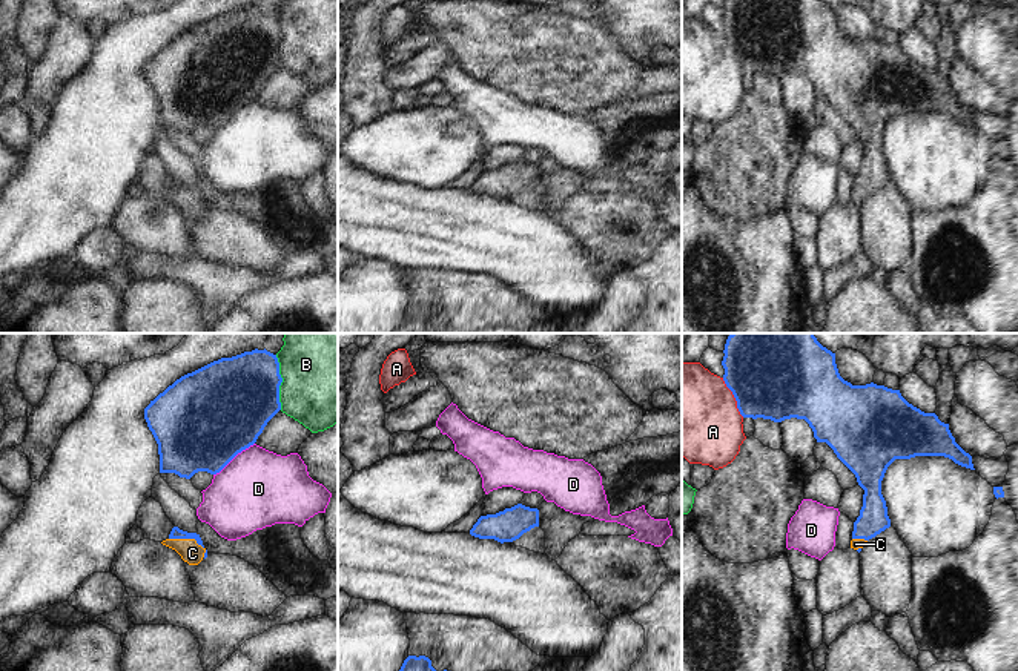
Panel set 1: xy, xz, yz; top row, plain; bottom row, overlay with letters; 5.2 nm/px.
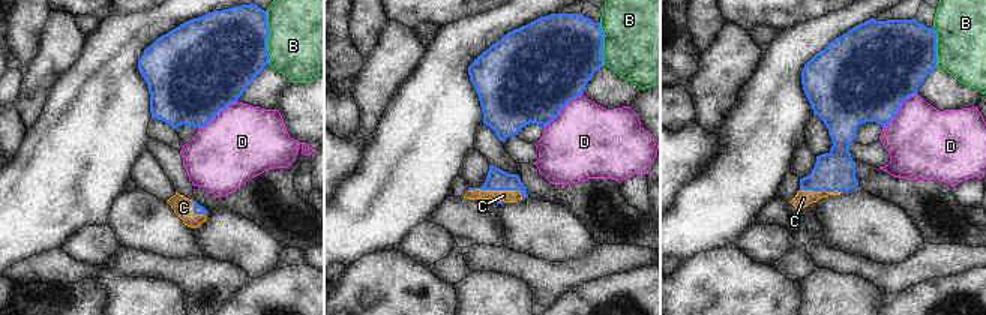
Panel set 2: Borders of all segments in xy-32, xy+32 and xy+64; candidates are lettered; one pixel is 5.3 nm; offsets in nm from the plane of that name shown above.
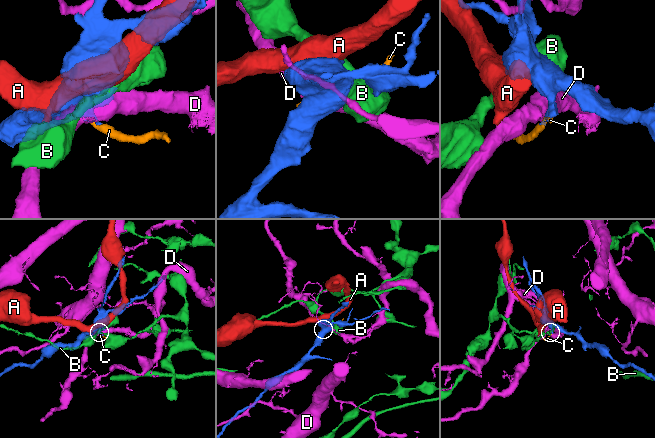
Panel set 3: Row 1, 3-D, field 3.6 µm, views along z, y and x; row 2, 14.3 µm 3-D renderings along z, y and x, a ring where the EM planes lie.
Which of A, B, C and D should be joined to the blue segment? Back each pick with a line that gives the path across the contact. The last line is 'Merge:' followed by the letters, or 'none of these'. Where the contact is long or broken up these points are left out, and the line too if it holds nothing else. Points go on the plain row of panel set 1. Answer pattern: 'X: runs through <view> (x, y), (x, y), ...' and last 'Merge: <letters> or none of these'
Merge: C

